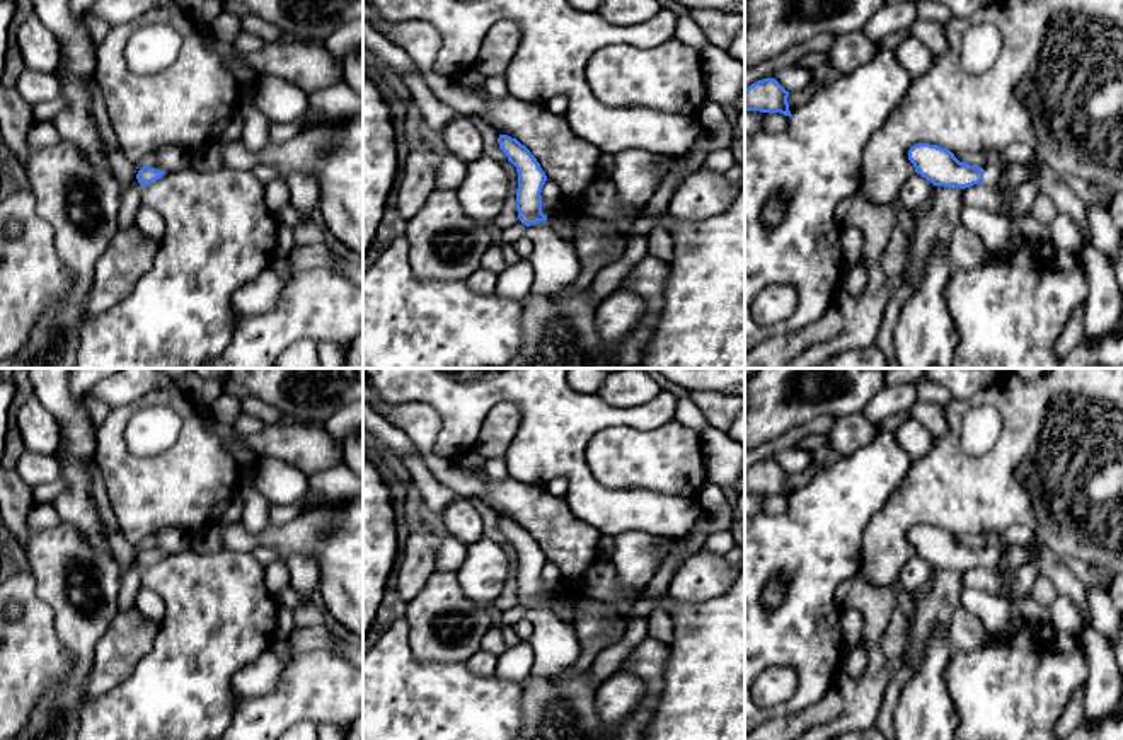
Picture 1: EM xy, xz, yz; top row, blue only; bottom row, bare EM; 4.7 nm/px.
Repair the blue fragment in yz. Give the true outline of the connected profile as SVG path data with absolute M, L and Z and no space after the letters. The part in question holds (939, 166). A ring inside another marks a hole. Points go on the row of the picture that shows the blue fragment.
M917 143L908 150L908 160L915 172L930 181L934 186L944 188L970 188L973 184L987 182L997 186L1000 182L1016 188L1026 181L1034 181L1038 191L1050 196L1058 213L1067 213L1077 223L1086 237L1087 246L1092 242L1087 222L1087 205L1062 182L1057 174L1038 155L1026 164L1005 160L997 165L975 167L959 162L953 152L930 145Z

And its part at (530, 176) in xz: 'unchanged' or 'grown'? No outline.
grown

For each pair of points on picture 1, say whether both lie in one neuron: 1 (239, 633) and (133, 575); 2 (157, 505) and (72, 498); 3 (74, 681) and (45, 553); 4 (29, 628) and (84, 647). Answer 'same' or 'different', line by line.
1: different
2: different
3: same
4: different

